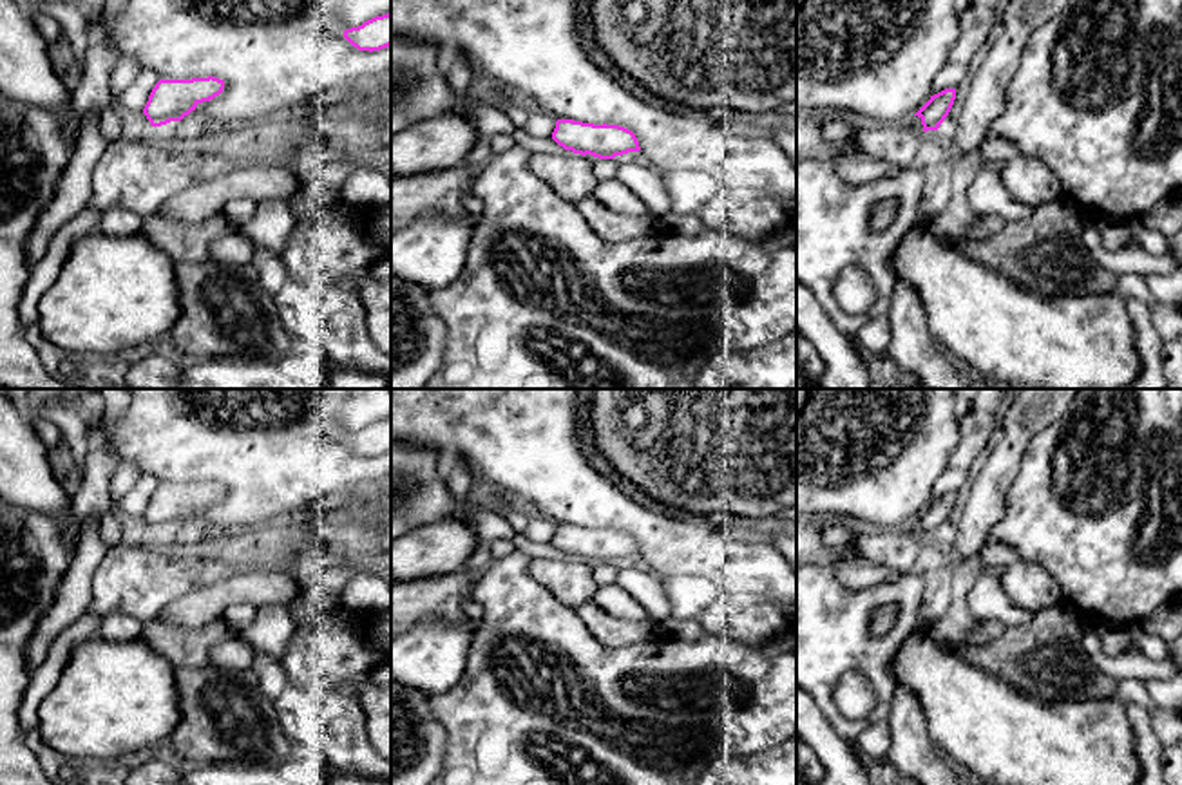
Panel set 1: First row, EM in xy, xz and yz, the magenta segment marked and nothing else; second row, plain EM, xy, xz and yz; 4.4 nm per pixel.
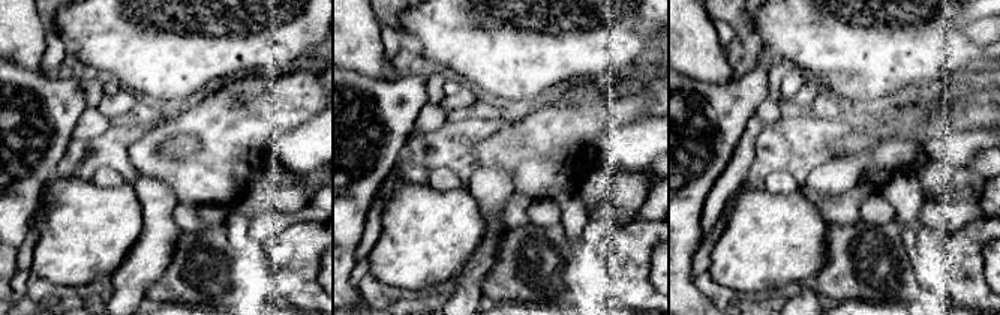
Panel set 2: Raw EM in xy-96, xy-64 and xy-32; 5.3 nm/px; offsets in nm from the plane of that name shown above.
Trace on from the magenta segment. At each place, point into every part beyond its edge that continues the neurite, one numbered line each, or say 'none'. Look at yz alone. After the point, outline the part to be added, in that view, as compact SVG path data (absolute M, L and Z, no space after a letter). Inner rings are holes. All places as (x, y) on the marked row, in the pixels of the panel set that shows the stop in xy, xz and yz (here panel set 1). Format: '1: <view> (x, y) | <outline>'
1: yz (911, 127) | M910 116L909 119L901 121L900 127L896 128L898 136L901 137L916 137L923 134L923 125L921 118Z

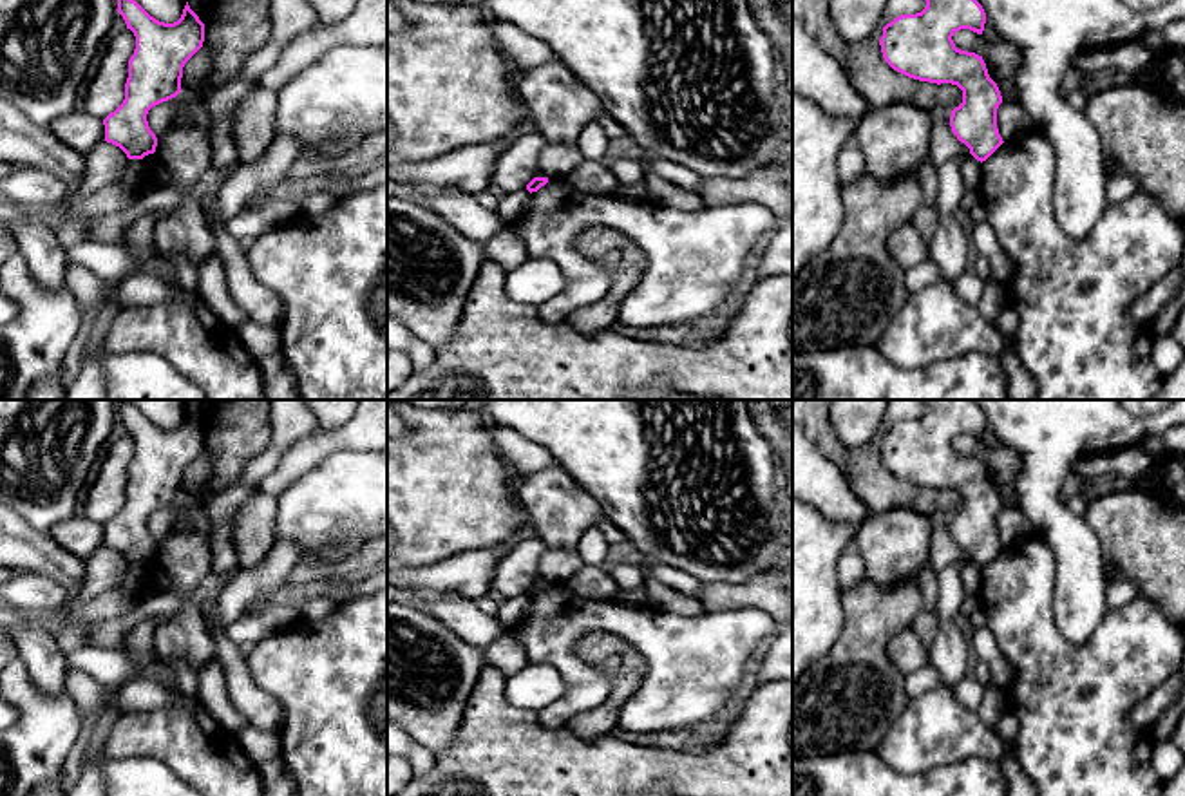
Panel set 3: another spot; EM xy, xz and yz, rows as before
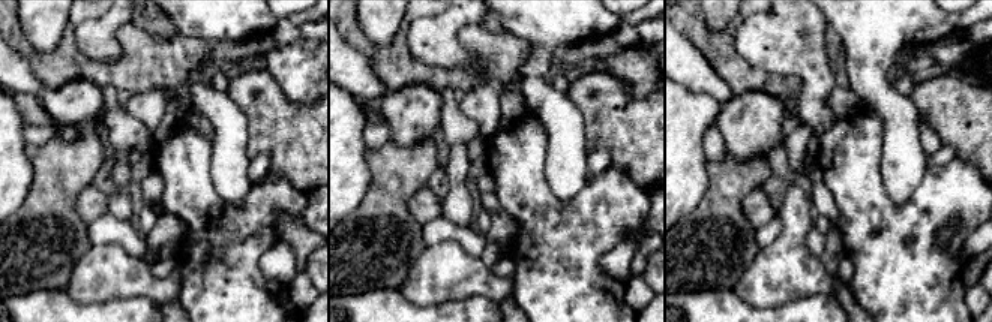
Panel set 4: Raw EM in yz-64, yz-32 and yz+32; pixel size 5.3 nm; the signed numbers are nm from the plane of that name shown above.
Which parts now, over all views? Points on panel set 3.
none

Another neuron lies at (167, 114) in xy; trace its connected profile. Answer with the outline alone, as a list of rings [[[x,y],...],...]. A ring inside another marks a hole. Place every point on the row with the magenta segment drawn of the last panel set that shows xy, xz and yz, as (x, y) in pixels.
[[[183,90],[156,107],[147,114],[147,121],[156,137],[161,137],[166,130],[174,128],[181,119],[190,114],[190,107],[197,103],[190,92]]]

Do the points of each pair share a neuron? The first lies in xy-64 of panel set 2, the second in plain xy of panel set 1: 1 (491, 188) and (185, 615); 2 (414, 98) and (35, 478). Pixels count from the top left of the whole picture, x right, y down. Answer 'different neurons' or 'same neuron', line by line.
1: same neuron
2: different neurons

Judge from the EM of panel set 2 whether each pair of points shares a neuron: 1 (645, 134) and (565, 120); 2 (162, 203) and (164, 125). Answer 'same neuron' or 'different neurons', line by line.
1: different neurons
2: different neurons

